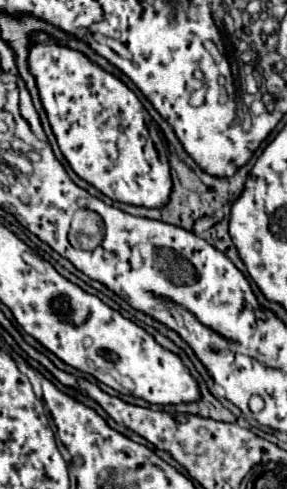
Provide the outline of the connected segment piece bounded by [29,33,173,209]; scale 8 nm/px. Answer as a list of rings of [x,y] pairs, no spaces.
[[[35,33],[33,43],[35,47],[31,49],[29,55],[29,67],[37,79],[39,95],[47,111],[51,129],[57,137],[59,149],[65,155],[71,169],[83,181],[87,181],[89,185],[93,185],[113,201],[151,207],[151,209],[163,207],[169,201],[169,191],[173,189],[171,169],[167,157],[159,153],[157,145],[149,135],[147,117],[145,117],[147,111],[137,99],[137,95],[127,85],[123,85],[117,77],[113,77],[111,73],[103,71],[99,65],[89,61],[85,55],[81,59],[79,51],[57,45],[49,35]]]

